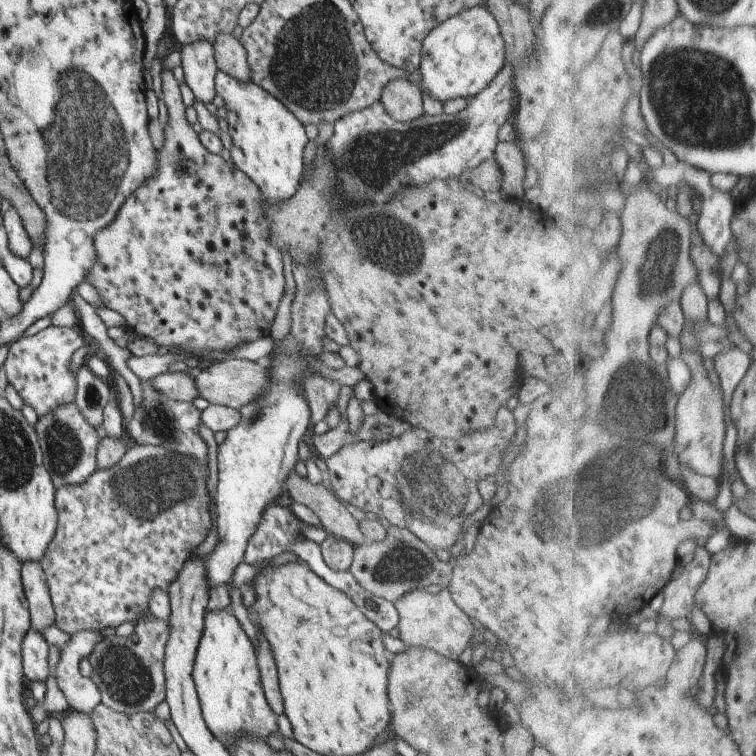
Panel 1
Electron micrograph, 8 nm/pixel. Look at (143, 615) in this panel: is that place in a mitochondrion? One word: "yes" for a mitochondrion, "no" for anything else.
no

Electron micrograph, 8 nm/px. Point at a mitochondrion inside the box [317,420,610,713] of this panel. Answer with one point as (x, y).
(432, 491)

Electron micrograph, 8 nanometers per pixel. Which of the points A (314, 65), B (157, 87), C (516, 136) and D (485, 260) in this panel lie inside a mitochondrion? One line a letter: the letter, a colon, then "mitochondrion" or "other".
A: mitochondrion
B: other
C: other
D: other

